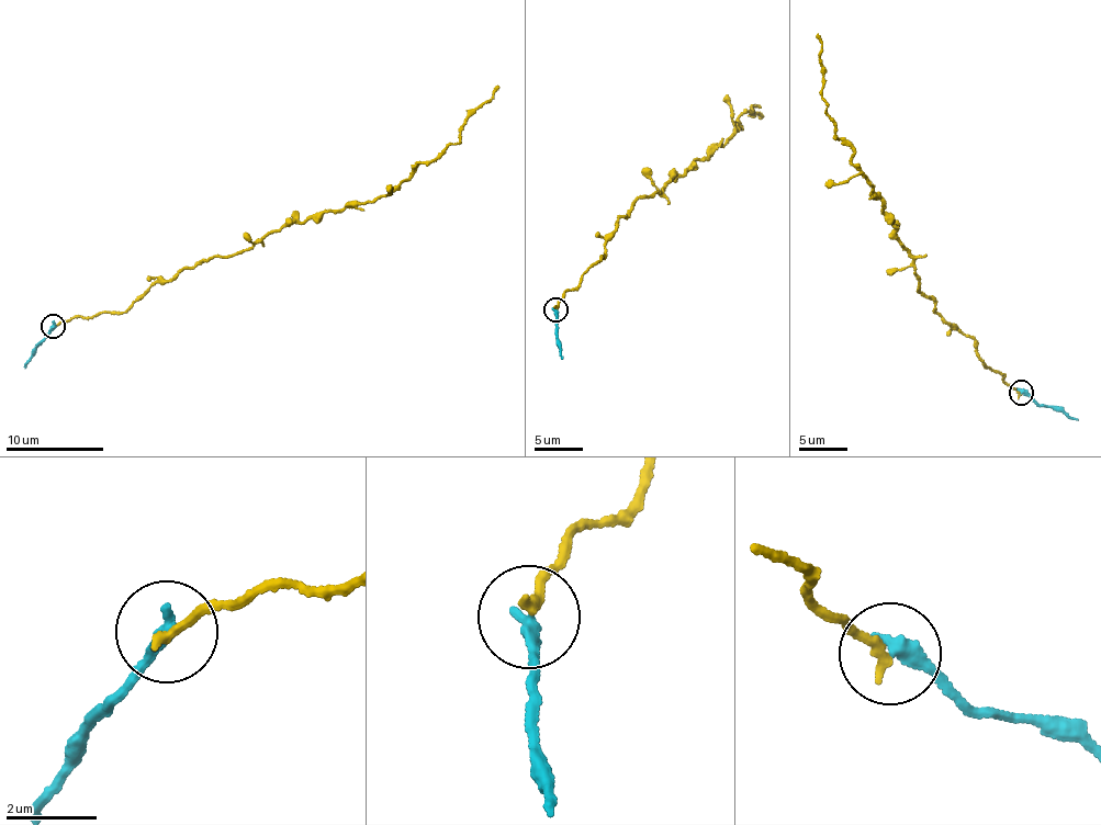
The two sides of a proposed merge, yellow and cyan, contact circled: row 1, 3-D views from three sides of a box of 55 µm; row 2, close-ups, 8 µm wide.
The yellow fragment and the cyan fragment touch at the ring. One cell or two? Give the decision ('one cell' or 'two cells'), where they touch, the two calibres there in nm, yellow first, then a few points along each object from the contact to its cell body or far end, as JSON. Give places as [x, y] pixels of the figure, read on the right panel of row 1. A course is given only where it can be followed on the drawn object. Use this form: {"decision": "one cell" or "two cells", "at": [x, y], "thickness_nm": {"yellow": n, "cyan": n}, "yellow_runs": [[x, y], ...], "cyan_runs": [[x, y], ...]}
{"decision": "two cells", "at": [1021, 392], "thickness_nm": {"yellow": 220, "cyan": 320}, "yellow_runs": [[1020, 394], [918, 291], [897, 229], [838, 137], [822, 94], [817, 35]], "cyan_runs": [[1020, 392], [1036, 404], [1058, 409], [1077, 420]]}

